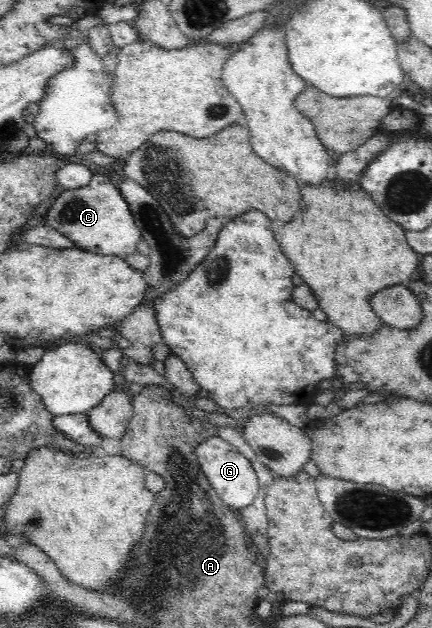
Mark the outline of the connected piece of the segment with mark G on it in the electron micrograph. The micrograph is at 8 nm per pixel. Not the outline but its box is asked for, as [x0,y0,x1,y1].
[196,435,260,512]

